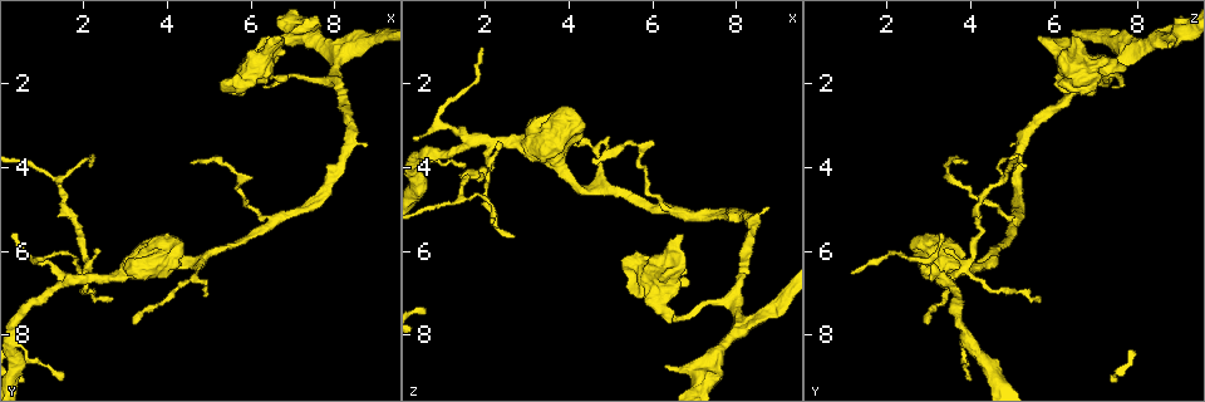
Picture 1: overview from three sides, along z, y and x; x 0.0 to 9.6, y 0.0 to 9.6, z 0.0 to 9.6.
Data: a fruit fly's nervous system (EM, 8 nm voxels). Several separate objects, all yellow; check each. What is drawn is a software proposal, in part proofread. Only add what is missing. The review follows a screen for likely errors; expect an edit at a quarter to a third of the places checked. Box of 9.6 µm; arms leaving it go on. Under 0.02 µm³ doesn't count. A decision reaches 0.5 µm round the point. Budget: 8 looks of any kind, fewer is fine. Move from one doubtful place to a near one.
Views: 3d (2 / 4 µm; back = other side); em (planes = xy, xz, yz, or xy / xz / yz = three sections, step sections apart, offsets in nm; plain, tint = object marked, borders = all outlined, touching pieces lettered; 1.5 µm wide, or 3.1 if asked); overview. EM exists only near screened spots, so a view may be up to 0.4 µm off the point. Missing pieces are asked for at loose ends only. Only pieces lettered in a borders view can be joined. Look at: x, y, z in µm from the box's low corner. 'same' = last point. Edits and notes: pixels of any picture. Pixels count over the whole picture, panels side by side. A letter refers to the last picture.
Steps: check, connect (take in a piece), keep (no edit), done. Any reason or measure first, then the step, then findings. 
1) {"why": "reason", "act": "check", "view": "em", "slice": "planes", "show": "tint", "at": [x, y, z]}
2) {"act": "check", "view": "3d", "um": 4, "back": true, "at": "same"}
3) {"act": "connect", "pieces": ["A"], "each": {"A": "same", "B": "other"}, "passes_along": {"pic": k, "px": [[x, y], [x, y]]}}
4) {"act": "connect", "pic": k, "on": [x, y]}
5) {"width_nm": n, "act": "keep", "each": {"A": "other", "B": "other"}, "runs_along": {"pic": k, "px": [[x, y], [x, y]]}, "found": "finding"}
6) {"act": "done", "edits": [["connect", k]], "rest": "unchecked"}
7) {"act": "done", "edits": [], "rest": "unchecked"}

{"why": "free end", "act": "check", "view": "3d", "um": 4, "at": [5.30, 2.10, 6.90]}

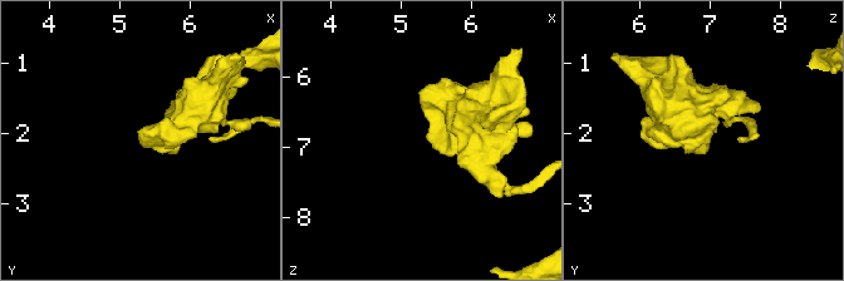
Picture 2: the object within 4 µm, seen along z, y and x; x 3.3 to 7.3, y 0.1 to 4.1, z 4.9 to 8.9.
{"why": "shape alone is not enough", "act": "check", "view": "em", "slice": "xz", "step": 8, "show": "borders", "at": [5.35, 2.10, 6.85]}

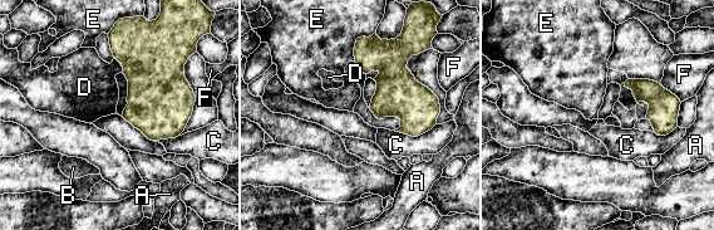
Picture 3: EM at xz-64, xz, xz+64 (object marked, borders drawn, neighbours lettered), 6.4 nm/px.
{"act": "check", "view": "em", "slice": "planes", "show": "borders", "at": "same"}

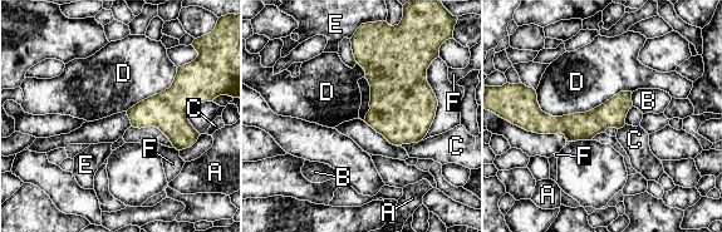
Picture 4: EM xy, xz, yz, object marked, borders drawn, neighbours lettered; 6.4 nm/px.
{"width_nm": 170, "act": "keep", "each": {"A": "other", "B": "other", "C": "other", "D": "other", "E": "other", "F": "other"}, "found": "no lettered piece goes on from it"}

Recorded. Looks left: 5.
{"why": "free end", "act": "check", "view": "3d", "um": 2, "at": [6.70, 0.95, 5.65]}

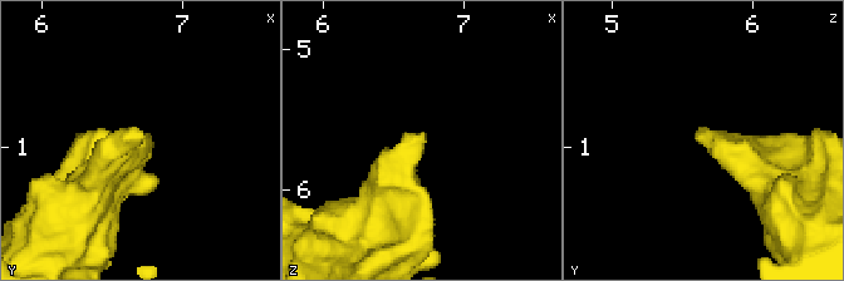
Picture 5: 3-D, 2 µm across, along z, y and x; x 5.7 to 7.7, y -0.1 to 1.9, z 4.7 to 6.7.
{"act": "check", "view": "em", "slice": "xy", "step": 8, "show": "tint", "at": [6.70, 0.88, 5.58]}

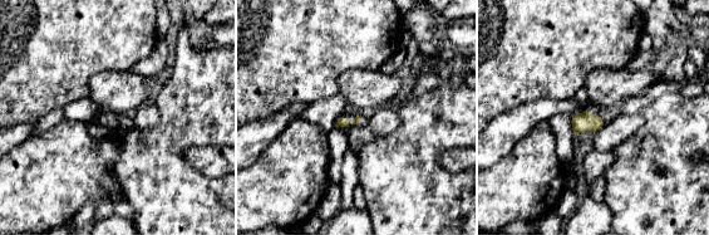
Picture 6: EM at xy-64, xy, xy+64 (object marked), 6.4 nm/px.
{"why": "cut it another way", "act": "check", "view": "em", "slice": "planes", "show": "borders", "at": "same"}

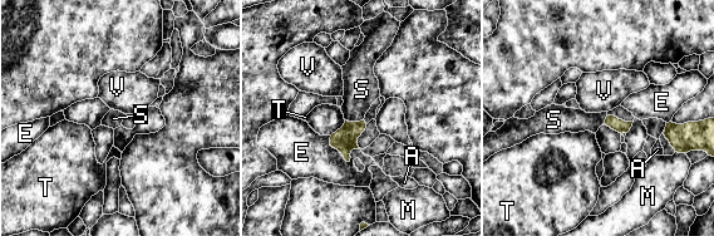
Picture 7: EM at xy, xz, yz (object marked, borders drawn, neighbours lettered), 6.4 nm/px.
{"act": "connect", "pieces": ["S"], "each": {"A": "other", "E": "other", "M": "other", "S": "same", "T": "other", "V": "other"}, "passes_along": {"pic": 7, "px": [[345, 139], [354, 122], [362, 89]]}, "found": "it goes on there"}

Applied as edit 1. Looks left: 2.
{"act": "done", "edits": [["connect", 7]], "rest": "unchecked"}

